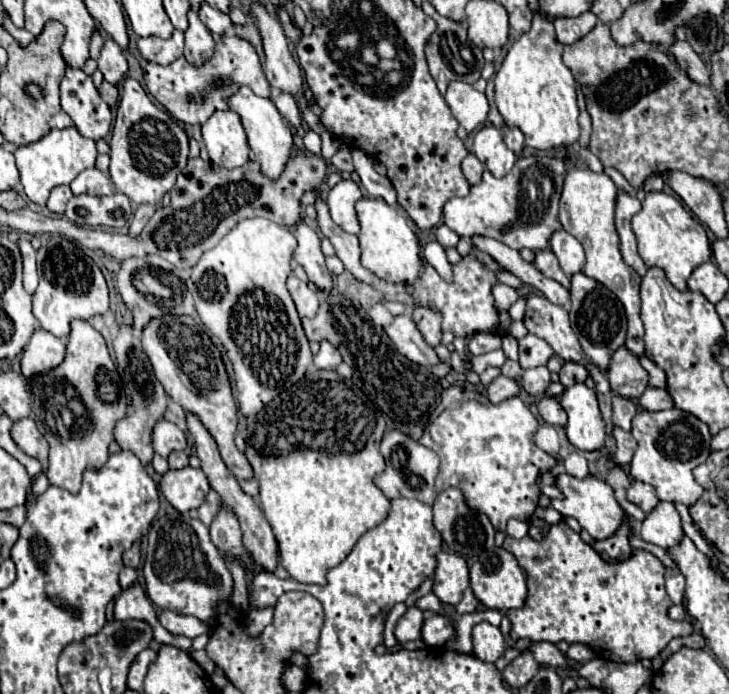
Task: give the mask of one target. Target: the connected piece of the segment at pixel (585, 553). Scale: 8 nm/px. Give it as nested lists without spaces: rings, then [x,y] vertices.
[[[562,519],[556,525],[546,525],[542,539],[532,539],[524,535],[522,539],[506,537],[504,549],[510,551],[518,563],[528,573],[528,601],[522,609],[510,609],[506,615],[512,623],[510,637],[530,639],[530,641],[566,641],[566,643],[584,643],[596,655],[616,661],[630,663],[640,659],[654,659],[672,639],[688,637],[694,629],[688,621],[672,621],[668,617],[668,607],[672,605],[666,587],[664,571],[666,567],[648,551],[634,551],[634,555],[620,563],[606,563],[588,543],[574,533]]]

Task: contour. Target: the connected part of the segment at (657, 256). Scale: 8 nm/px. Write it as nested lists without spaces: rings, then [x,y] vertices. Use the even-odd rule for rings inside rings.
[[[648,193],[646,201],[642,203],[642,211],[632,219],[632,231],[638,241],[638,253],[646,267],[660,267],[664,269],[666,277],[678,291],[686,291],[686,281],[694,267],[712,259],[712,249],[708,235],[698,219],[686,211],[686,207],[666,195],[666,193]]]

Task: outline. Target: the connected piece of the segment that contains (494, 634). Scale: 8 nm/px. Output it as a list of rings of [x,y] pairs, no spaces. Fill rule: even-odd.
[[[482,621],[474,627],[472,643],[474,655],[486,663],[496,663],[506,651],[506,641],[500,627],[490,625],[488,621]]]

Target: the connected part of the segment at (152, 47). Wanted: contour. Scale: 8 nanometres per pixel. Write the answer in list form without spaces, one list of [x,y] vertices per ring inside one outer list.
[[[174,31],[174,35],[168,39],[158,39],[158,37],[138,39],[138,51],[146,61],[154,61],[158,65],[170,65],[172,61],[182,57],[184,33]]]

